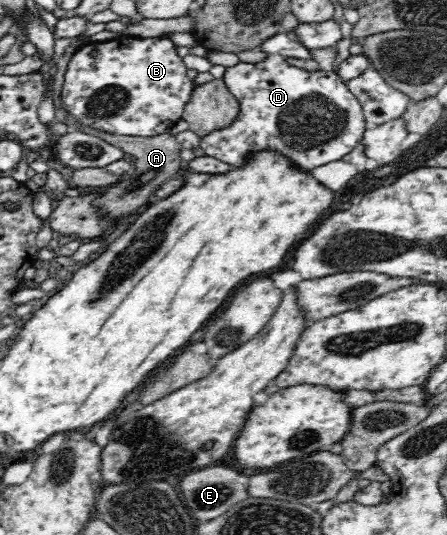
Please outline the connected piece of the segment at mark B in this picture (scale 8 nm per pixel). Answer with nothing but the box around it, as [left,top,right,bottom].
[61,36,194,137]

